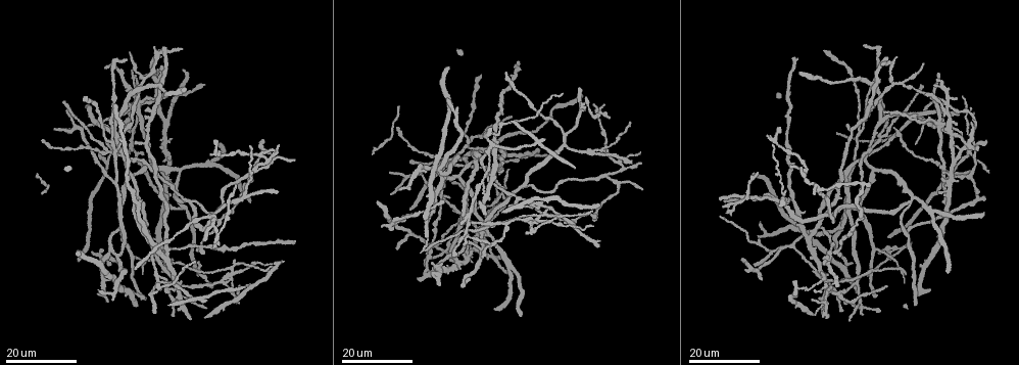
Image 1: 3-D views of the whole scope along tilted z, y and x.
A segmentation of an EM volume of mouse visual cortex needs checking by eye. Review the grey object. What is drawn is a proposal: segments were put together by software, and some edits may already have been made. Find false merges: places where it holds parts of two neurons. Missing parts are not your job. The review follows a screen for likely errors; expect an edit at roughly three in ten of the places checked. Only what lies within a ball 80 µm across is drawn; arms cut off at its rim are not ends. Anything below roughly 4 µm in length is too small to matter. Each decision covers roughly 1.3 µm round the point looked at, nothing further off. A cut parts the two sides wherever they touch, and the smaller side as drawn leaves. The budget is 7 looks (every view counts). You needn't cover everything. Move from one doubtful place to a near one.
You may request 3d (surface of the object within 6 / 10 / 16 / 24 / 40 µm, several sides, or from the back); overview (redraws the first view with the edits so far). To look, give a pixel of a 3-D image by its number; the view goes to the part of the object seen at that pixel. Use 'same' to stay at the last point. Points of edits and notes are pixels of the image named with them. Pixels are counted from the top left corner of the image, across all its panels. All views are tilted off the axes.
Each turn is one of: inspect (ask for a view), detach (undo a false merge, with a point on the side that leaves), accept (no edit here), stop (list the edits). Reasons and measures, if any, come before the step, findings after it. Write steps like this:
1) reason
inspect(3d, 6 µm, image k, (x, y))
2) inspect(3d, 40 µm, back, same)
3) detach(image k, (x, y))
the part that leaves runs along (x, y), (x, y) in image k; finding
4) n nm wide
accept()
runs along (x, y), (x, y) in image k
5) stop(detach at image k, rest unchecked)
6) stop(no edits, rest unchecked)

a fork
inspect(3d, 24 µm, image 1, (879, 136))

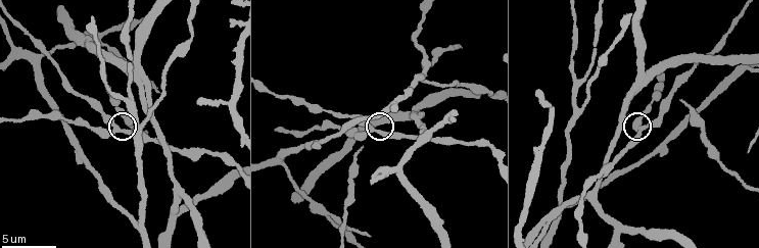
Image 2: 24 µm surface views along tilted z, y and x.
inspect(3d, 6 µm, image 2, (641, 128))

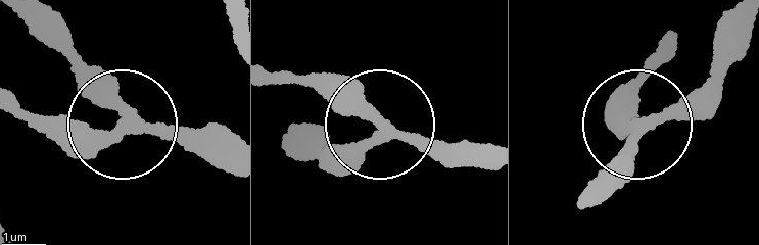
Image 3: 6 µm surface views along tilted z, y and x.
side arm 22 µm; 3 arms
accept()
all the same neuron

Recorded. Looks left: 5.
inspect(3d, 24 µm, image 1, (257, 153))

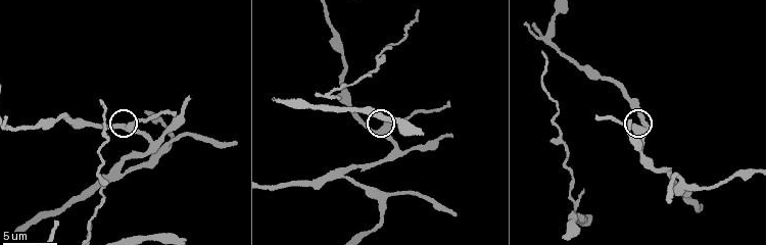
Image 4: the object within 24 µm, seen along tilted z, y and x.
inspect(3d, 6 µm, image 4, (383, 129))

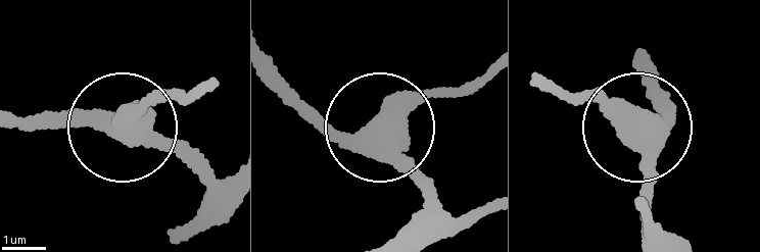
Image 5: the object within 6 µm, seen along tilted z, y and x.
side arm 7 µm
accept()
runs along (385, 239), (422, 197), (381, 130), (484, 72) in image 5; one neuron here

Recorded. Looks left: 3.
branch point
inspect(3d, 24 µm, image 1, (771, 253))

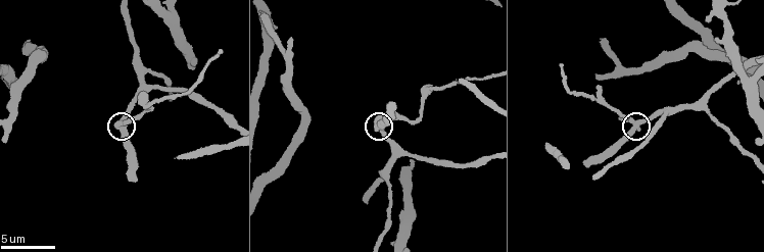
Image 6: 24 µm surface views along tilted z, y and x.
closer look
inspect(3d, 6 µm, image 6, (633, 123))

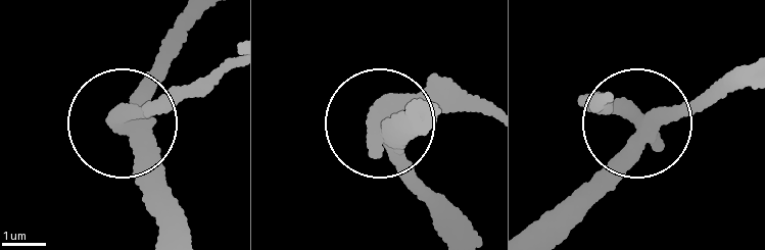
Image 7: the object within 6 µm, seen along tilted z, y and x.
detach(image 7, (155, 105))
a second neuron is stuck on

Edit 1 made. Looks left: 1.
stop(detach at image 7, rest unchecked)

